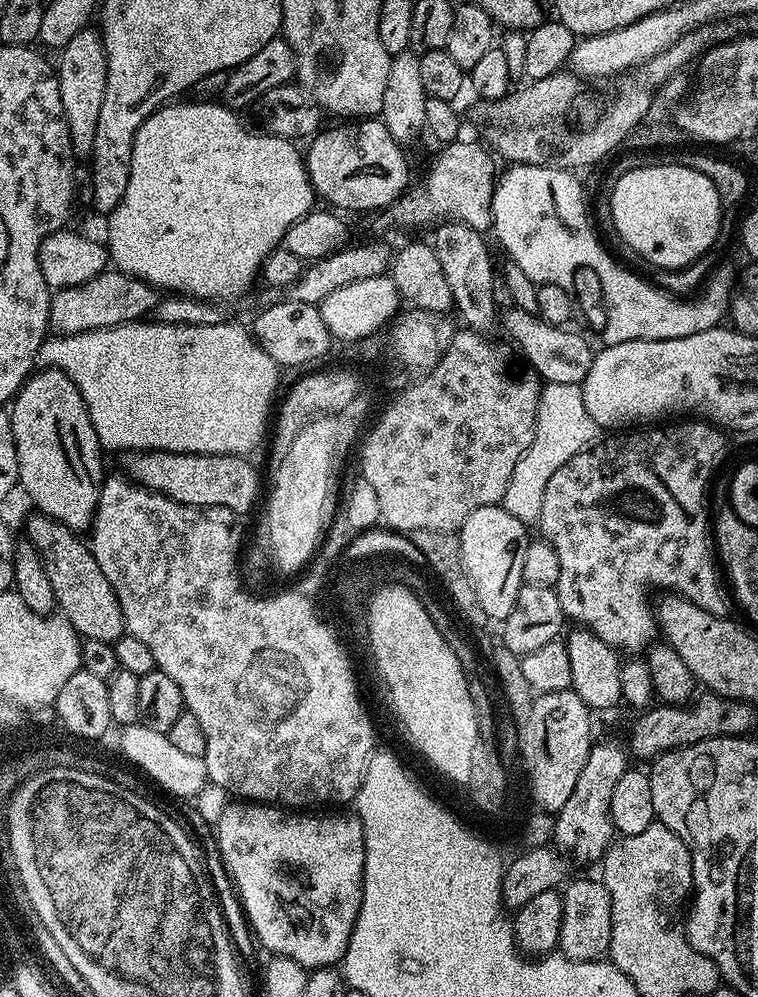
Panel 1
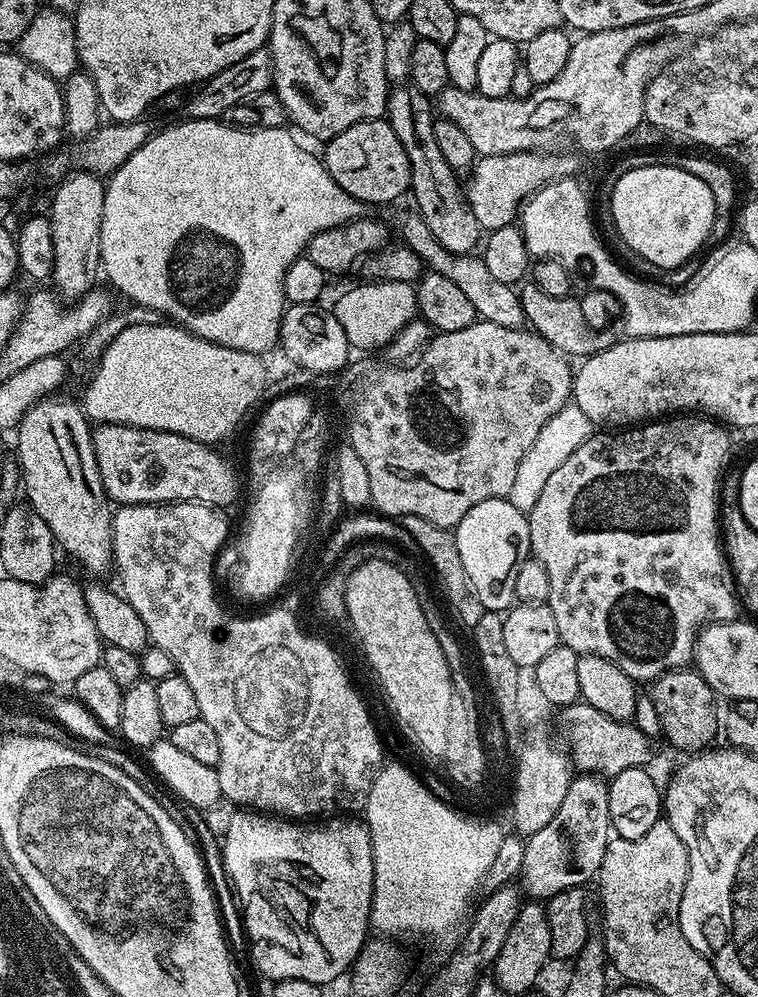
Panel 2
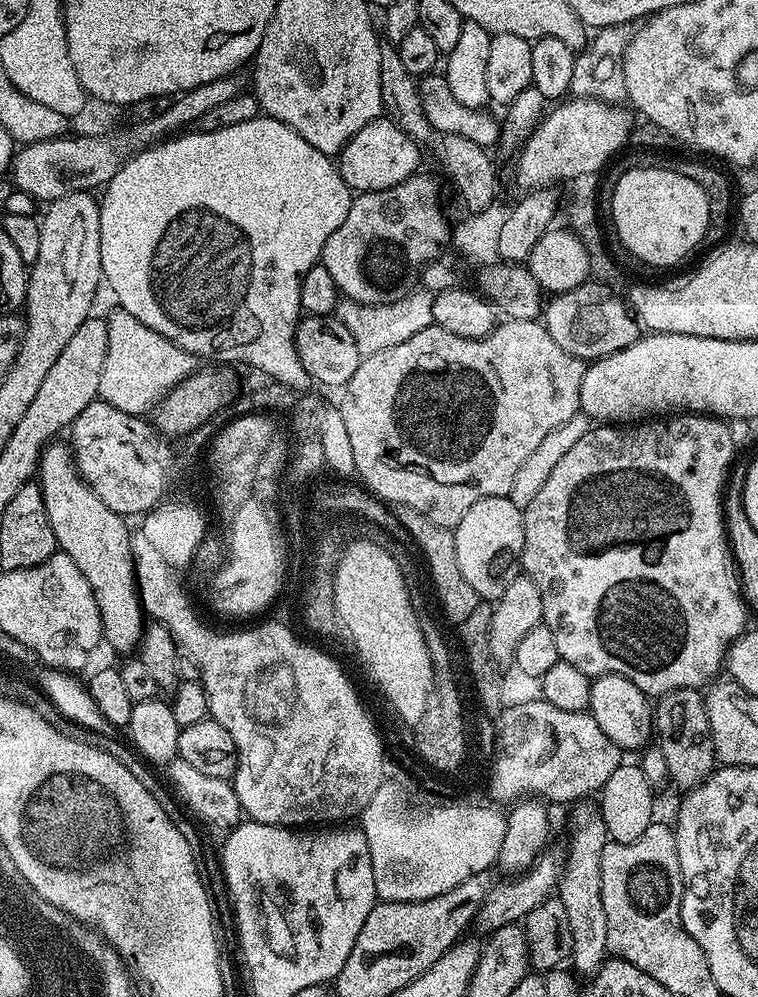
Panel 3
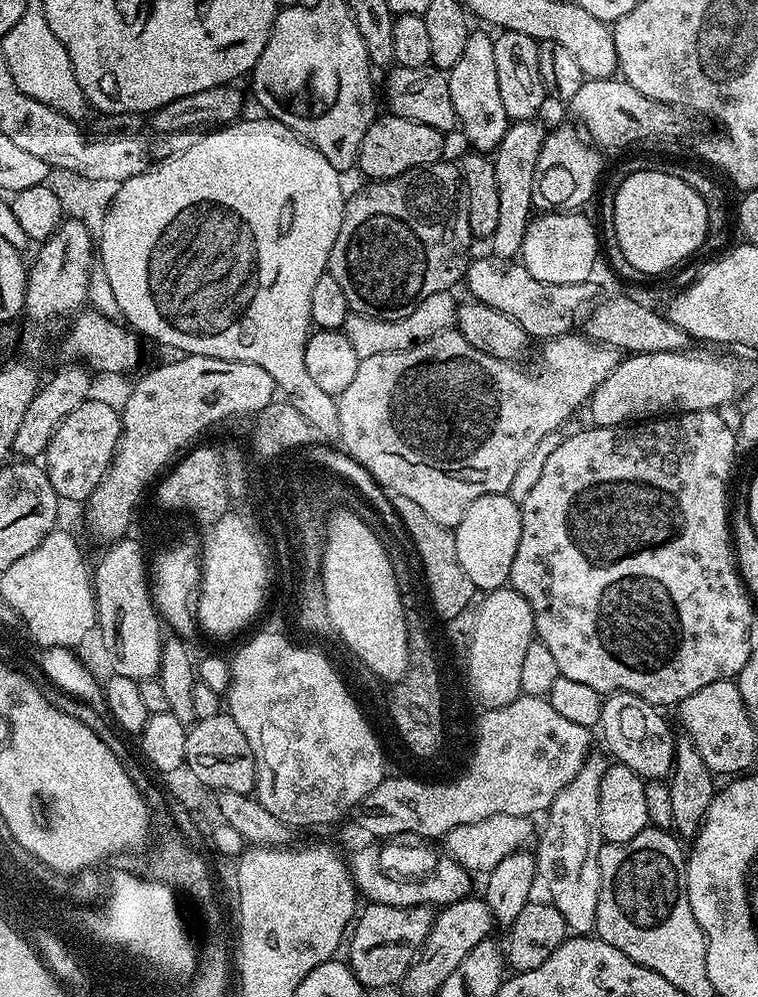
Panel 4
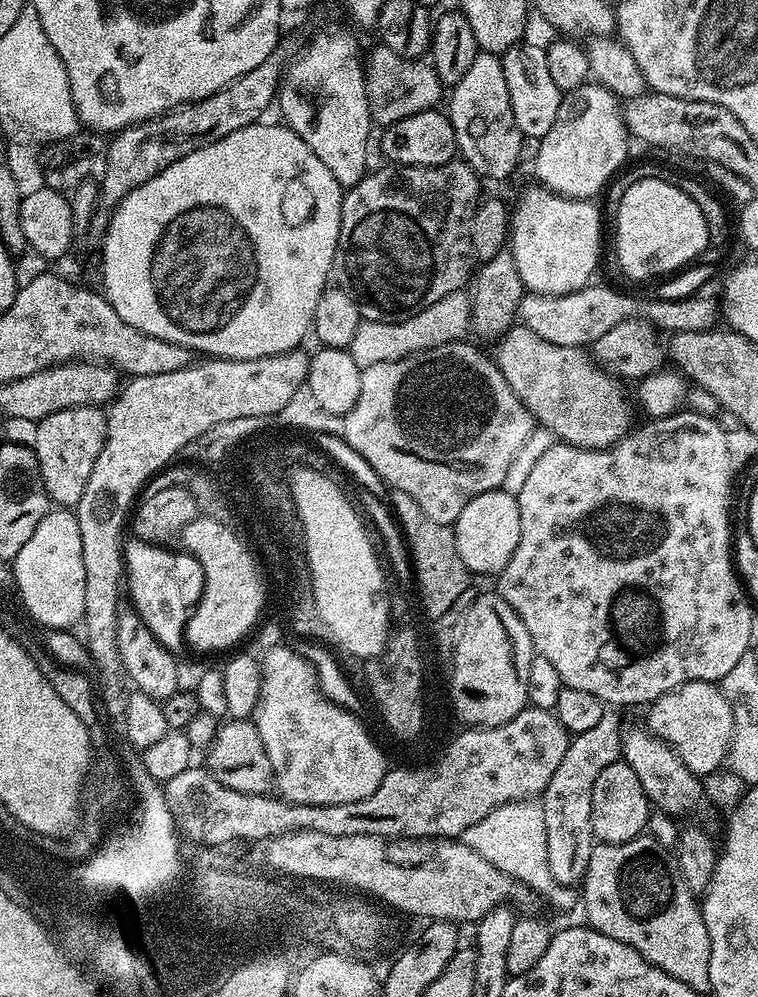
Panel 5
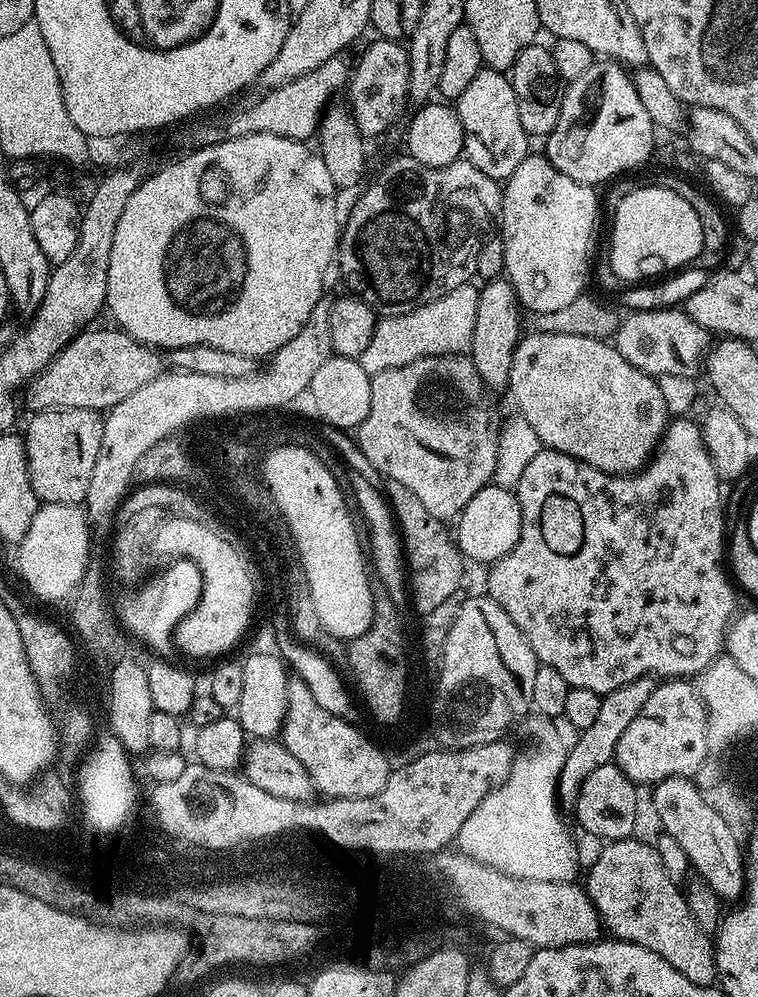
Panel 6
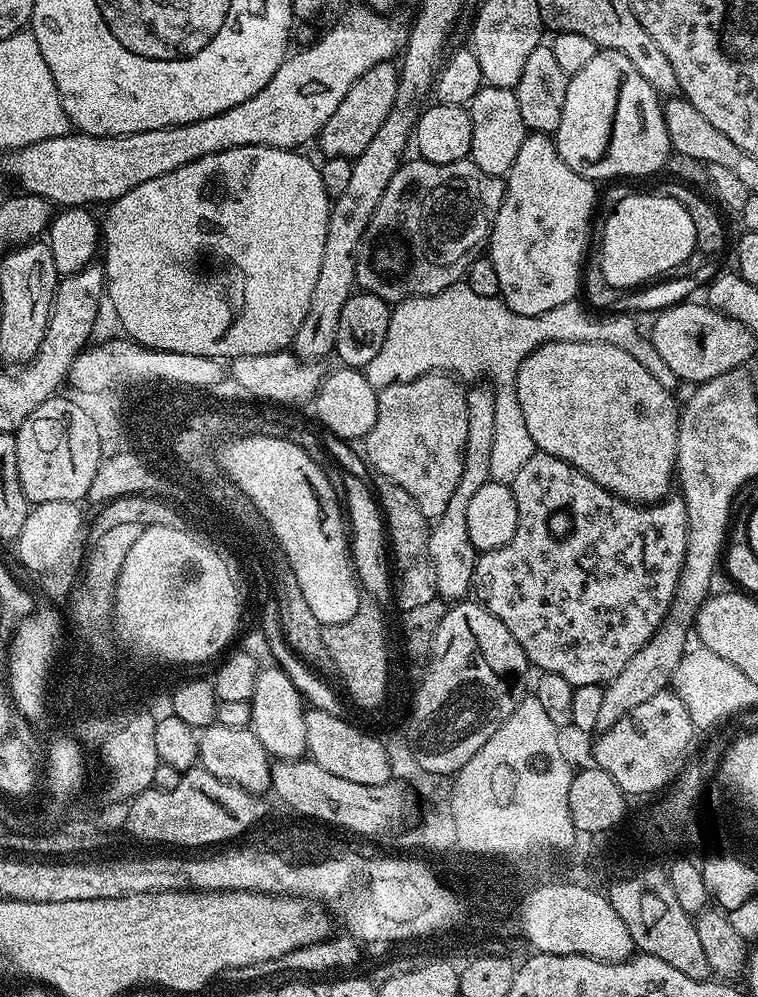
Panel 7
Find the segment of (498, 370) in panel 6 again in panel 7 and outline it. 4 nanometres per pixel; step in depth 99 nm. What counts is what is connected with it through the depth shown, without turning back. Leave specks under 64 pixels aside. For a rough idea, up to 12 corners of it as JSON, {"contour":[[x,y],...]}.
{"contour":[[466,391],[462,478],[431,525],[428,554],[445,602],[469,595],[477,550],[470,498],[491,481],[496,391]]}

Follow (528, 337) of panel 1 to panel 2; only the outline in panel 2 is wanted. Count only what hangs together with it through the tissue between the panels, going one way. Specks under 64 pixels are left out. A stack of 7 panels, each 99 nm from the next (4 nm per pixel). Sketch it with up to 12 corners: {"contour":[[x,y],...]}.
{"contour":[[398,213],[402,244],[450,278],[494,326],[525,327],[519,291],[479,255],[446,250],[422,214]]}

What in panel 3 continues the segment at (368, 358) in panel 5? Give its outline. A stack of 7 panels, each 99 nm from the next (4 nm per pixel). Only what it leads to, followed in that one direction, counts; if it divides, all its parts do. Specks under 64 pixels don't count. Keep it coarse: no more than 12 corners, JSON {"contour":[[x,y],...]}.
{"contour":[[409,291],[393,304],[341,299],[361,357],[433,327],[432,297]]}

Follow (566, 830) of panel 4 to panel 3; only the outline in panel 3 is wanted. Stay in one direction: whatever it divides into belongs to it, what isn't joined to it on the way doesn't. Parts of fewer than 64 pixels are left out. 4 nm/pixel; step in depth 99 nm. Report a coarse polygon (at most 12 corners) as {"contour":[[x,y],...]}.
{"contour":[[599,807],[572,816],[558,898],[570,964],[595,976],[609,955],[600,859],[610,837]]}

